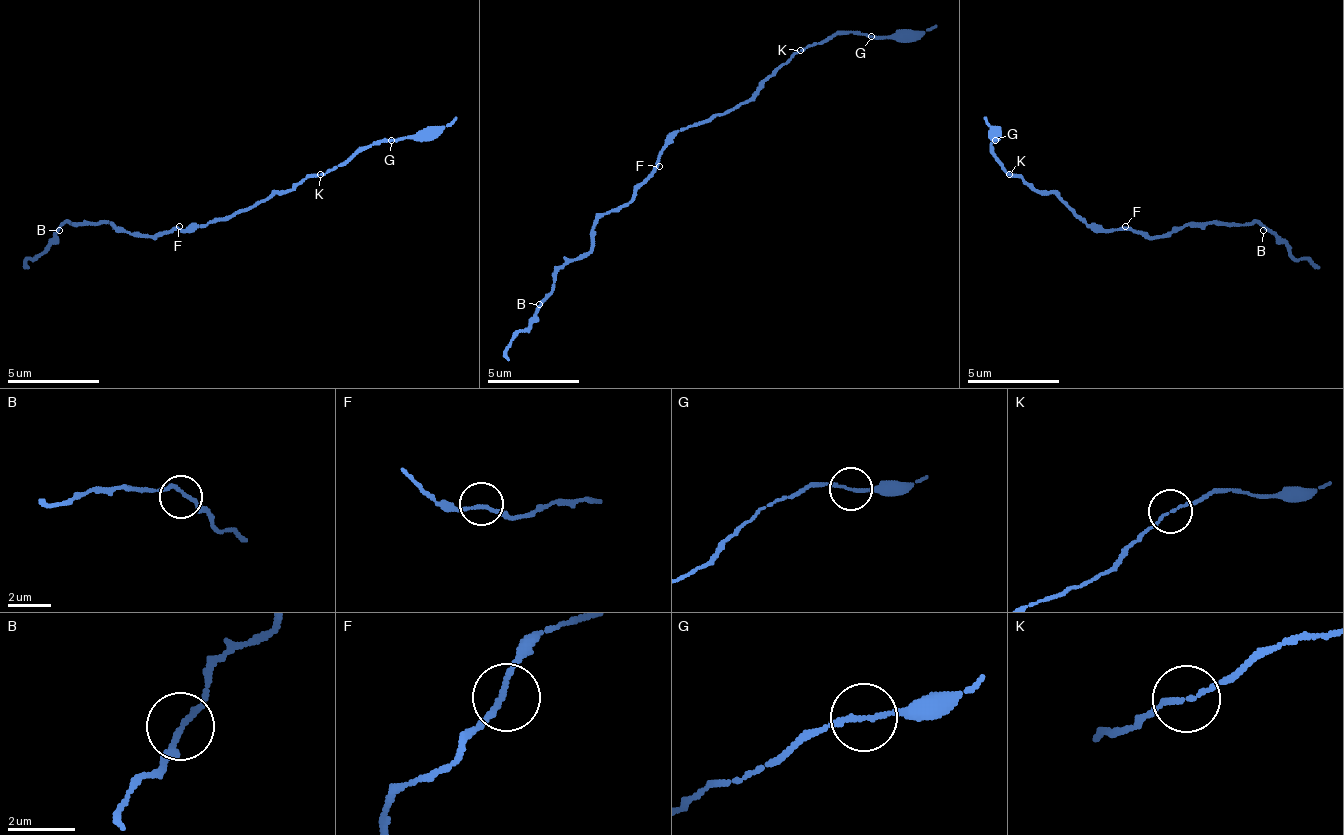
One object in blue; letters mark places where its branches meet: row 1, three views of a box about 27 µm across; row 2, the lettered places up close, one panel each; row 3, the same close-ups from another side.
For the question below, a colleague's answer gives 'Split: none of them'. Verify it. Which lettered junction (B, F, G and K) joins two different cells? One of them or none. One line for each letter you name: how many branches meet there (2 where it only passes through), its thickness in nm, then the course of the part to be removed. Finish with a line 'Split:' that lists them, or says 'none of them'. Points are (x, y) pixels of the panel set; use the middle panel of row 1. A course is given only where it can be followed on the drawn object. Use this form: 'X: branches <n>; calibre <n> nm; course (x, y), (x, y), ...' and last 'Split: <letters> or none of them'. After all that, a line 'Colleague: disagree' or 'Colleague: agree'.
Split: none of them
Colleague: agree

